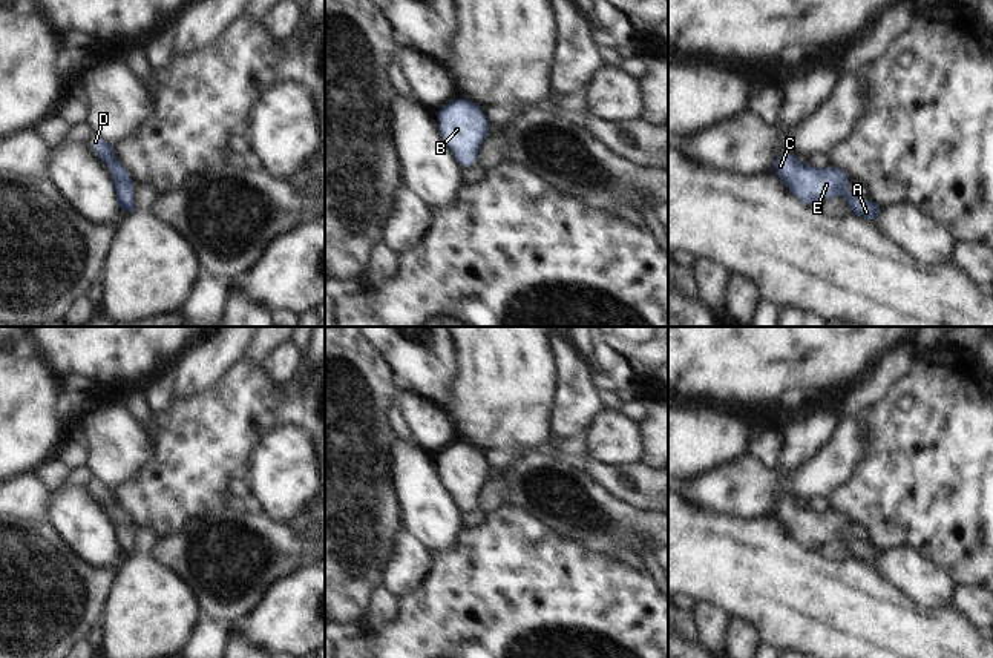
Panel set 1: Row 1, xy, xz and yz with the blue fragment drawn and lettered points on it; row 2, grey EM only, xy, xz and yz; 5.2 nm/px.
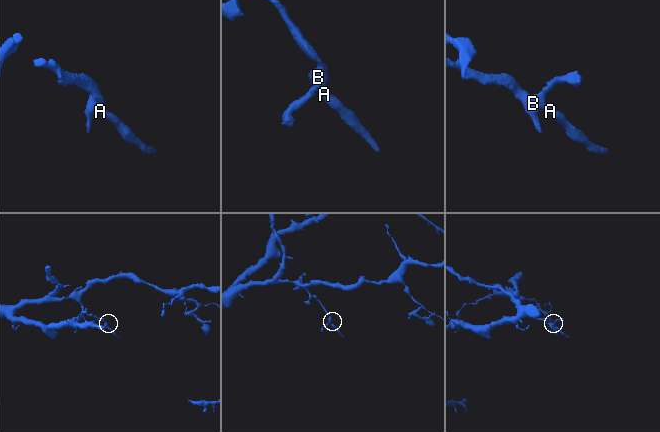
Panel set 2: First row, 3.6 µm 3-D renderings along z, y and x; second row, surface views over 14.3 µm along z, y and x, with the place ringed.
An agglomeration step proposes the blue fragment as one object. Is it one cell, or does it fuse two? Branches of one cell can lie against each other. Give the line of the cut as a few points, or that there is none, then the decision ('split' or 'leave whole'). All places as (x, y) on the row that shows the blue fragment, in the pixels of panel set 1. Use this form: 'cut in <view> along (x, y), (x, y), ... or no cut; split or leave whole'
no cut; leave whole

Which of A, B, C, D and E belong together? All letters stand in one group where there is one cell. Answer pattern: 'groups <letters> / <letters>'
groups A B C D E

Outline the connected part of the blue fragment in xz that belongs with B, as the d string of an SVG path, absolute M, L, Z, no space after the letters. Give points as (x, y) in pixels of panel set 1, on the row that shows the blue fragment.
M457 97L437 109L435 118L443 141L454 152L460 169L478 164L478 149L490 133L484 109L470 100Z

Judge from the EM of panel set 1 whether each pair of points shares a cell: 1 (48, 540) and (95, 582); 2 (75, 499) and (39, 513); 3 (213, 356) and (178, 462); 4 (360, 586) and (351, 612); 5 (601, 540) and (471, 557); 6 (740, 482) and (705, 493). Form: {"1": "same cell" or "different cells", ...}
{"1": "same cell", "2": "different cells", "3": "different cells", "4": "same cell", "5": "different cells", "6": "same cell"}

